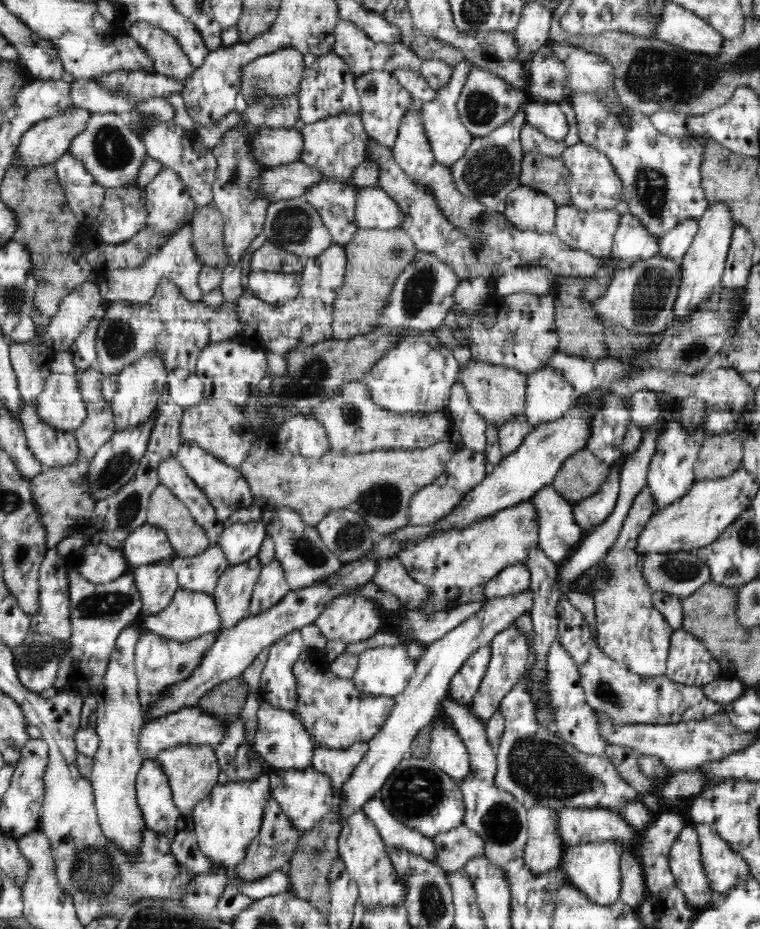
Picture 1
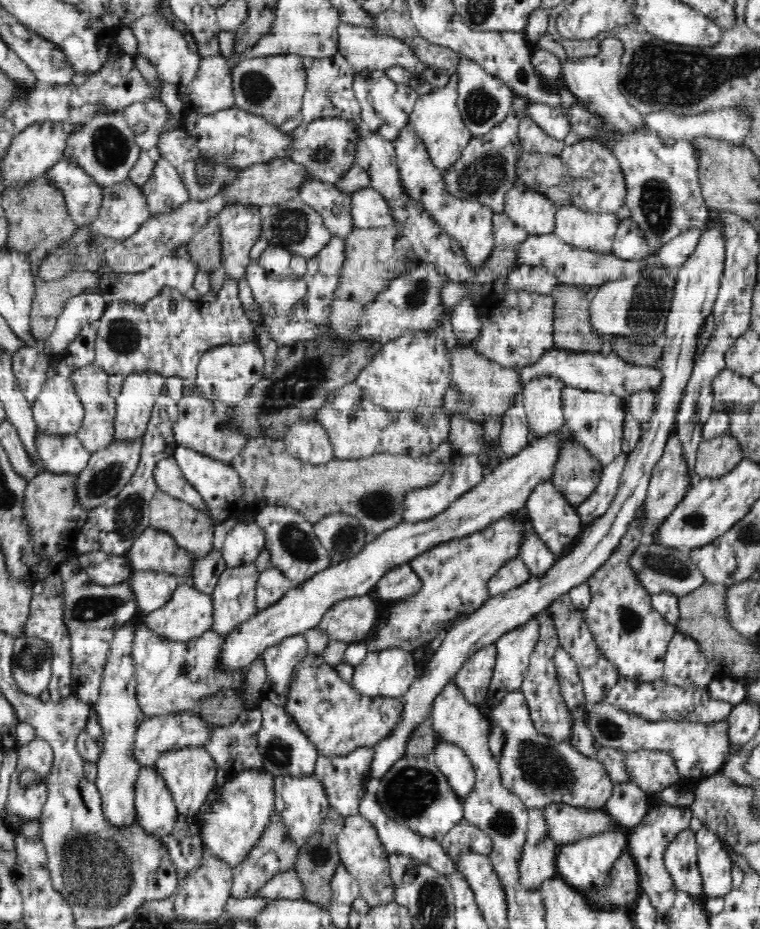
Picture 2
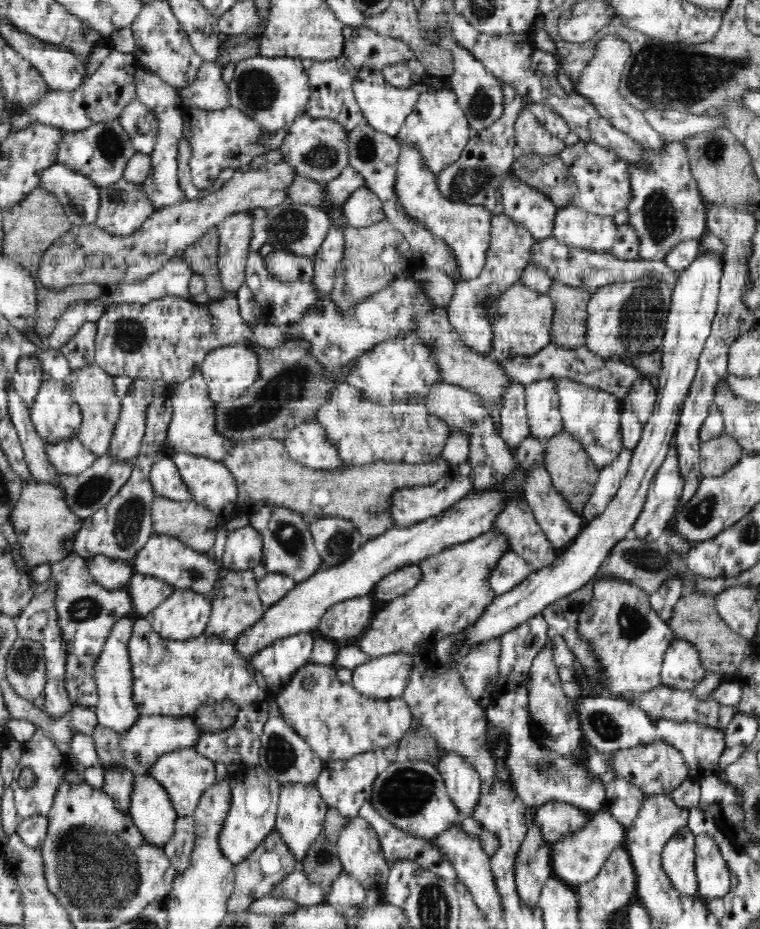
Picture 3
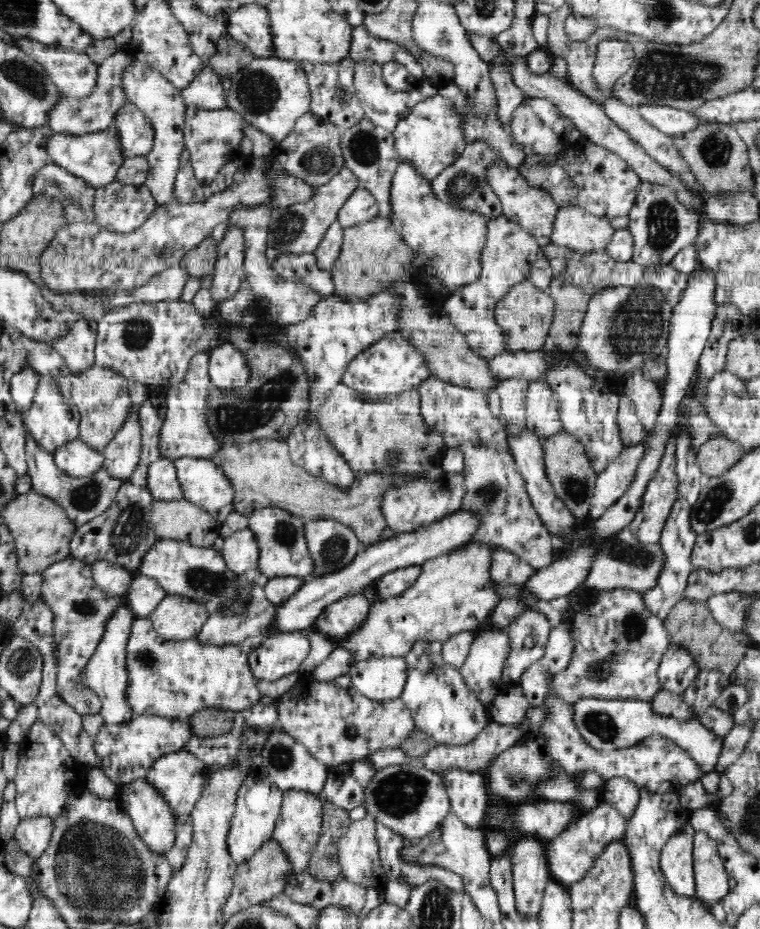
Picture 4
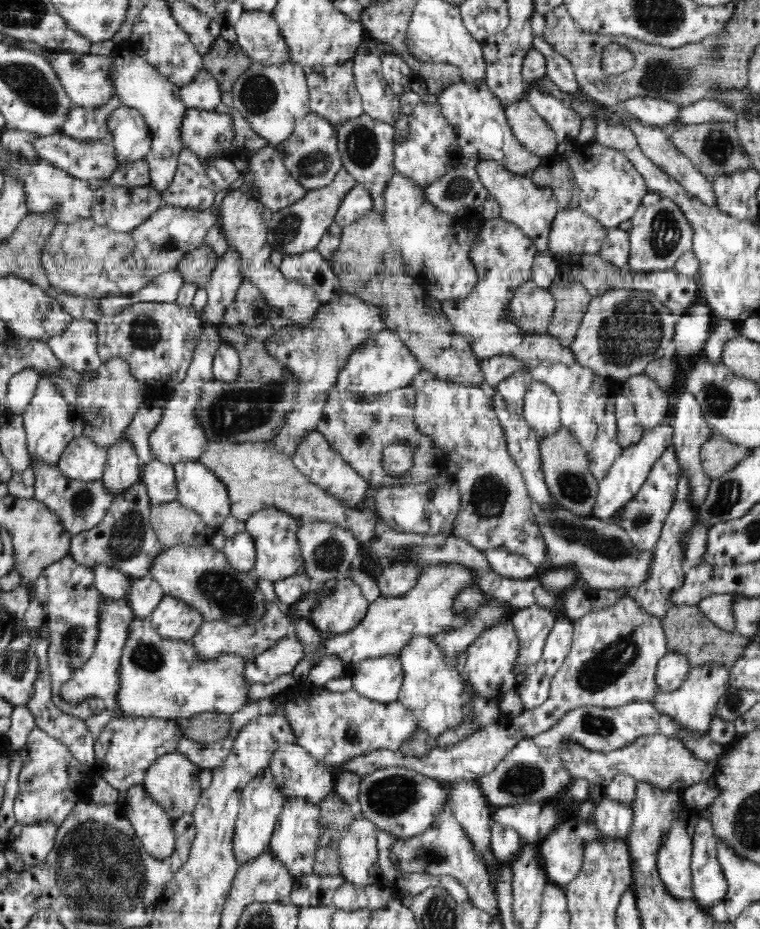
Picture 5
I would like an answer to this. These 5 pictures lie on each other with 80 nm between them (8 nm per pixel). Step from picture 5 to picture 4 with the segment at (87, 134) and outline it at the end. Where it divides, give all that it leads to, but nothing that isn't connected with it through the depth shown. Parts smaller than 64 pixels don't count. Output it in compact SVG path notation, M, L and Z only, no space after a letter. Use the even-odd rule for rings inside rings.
M116 52L109 56L102 65L98 66L96 86L87 97L74 99L62 94L62 100L56 106L56 110L50 112L50 130L54 133L78 136L98 132L112 125L116 112L127 103L122 86L119 86L119 80L123 69L130 64L130 60L132 55L127 52Z

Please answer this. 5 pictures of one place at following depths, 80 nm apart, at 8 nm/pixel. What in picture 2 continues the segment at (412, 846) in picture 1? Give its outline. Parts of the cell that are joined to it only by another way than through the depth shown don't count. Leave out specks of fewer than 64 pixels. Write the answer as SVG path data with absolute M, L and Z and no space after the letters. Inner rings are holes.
M374 778L368 782L365 795L359 802L358 812L376 827L379 840L382 842L386 853L388 855L400 854L411 856L411 858L418 860L420 863L430 866L439 874L444 874L447 877L452 876L452 874L457 871L456 864L450 861L450 856L446 855L439 840L420 836L418 832L411 831L410 828L404 827L403 824L394 822L394 820L390 819L390 817L384 813L382 807L378 804L378 799L376 799L379 782L379 780L374 780Z

